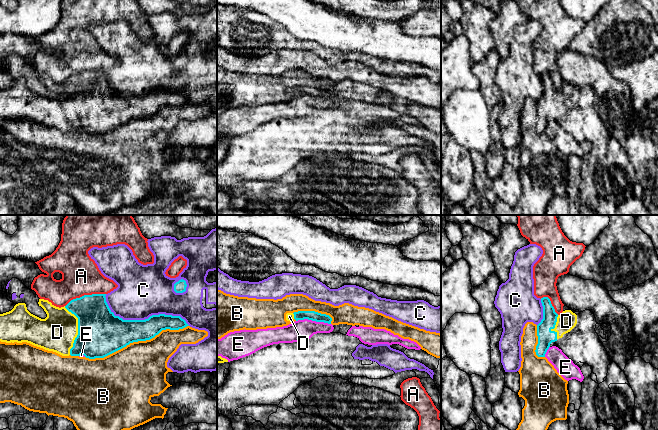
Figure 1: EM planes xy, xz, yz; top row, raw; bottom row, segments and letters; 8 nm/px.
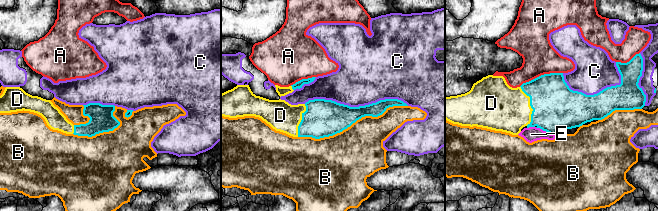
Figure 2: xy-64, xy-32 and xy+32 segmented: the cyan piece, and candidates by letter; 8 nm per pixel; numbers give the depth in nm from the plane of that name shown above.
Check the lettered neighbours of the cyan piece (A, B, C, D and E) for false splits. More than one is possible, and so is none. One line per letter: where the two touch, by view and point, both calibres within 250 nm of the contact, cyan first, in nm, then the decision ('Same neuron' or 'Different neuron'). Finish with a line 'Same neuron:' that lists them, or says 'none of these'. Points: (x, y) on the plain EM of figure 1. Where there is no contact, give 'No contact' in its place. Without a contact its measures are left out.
A: Touches cyan at xy (85, 71). Thickness 300 nm (cyan) against 300 nm. Different neuron
B: Touches cyan at xy (136, 117). Thickness 320 nm (cyan) against 460 nm. Different neuron
C: Touches cyan at xy (143, 96). Thickness 260 nm (cyan) against 420 nm. Different neuron
D: Touches cyan at xy (78, 106). Thickness 360 nm (cyan) against 300 nm. Same neuron
E: Touches cyan at xz (313, 96). Thickness 80 nm (cyan) against 170 nm. Different neuron
Same neuron: D

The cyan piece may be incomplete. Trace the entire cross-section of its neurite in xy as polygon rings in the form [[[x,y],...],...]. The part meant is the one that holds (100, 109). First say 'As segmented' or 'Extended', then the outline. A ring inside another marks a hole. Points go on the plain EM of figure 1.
Extended. [[[106,70],[84,71],[80,74],[71,76],[64,83],[56,83],[48,76],[39,75],[41,82],[47,90],[45,95],[41,95],[31,90],[25,79],[18,79],[14,84],[6,89],[0,90],[0,117],[6,119],[27,118],[34,122],[48,127],[56,128],[62,132],[80,132],[83,130],[86,134],[104,134],[133,118],[146,117],[154,114],[162,106],[179,106],[189,102],[180,92],[172,91],[152,91],[145,96],[123,96],[115,92],[106,78]]]

